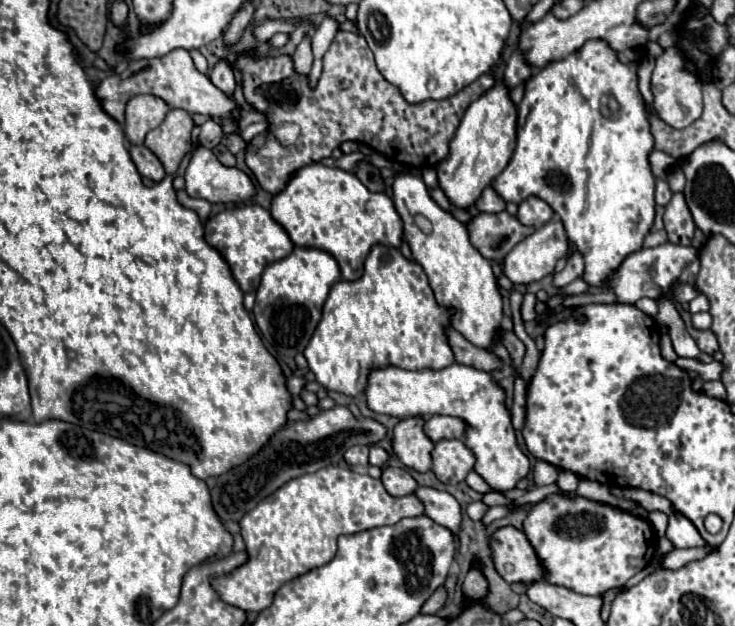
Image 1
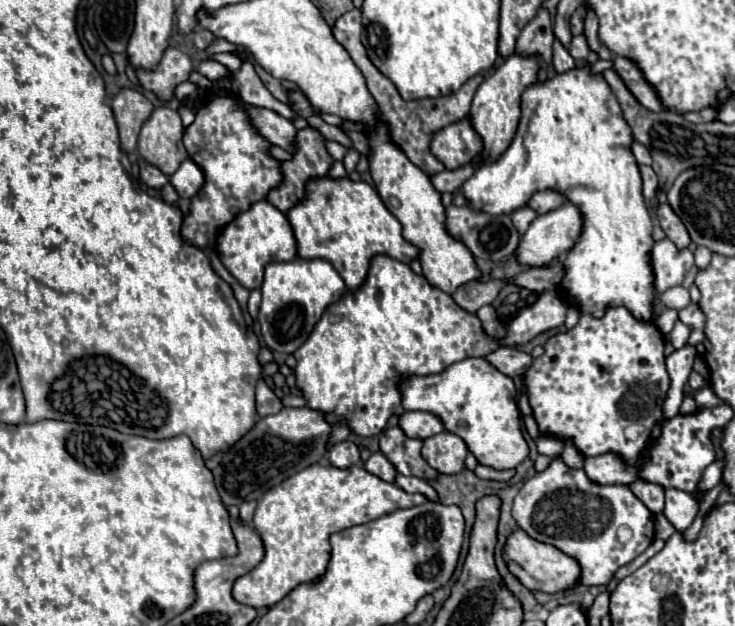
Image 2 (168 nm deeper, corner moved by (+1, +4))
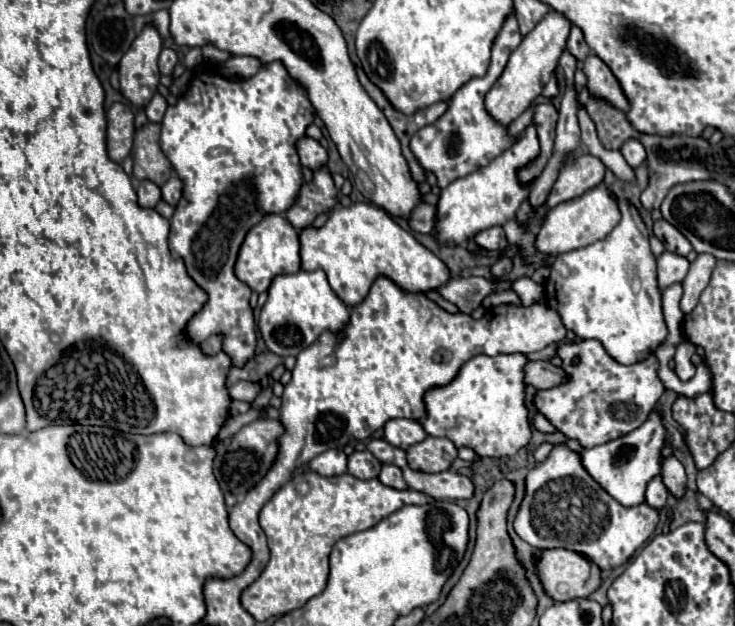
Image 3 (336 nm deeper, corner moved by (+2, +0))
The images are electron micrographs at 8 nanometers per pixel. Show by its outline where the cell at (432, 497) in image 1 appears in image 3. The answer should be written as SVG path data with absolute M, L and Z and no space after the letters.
M383 465L381 469L381 475L379 475L379 481L387 487L393 487L393 489L399 489L399 491L405 491L409 489L407 483L403 481L403 475L401 475L401 469L397 469L395 465Z

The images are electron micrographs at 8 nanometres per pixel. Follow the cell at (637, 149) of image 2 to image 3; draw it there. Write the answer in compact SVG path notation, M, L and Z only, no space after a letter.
M633 139L625 141L625 145L621 147L621 153L623 153L625 161L627 161L631 167L639 167L639 165L643 165L643 161L645 161L645 149L643 149L643 145L641 145L639 141L633 141Z

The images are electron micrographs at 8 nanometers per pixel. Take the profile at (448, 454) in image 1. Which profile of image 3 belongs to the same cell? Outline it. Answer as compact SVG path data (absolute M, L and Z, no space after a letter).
M427 437L407 449L407 461L413 469L425 473L447 471L457 459L457 447L445 437Z

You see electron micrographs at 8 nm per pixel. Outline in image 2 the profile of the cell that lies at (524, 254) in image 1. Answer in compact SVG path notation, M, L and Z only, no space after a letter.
M566 201L562 207L550 211L550 213L544 213L544 215L538 215L528 231L524 233L524 237L520 239L520 245L518 245L518 261L524 263L524 265L530 265L530 267L542 267L546 263L550 263L552 259L556 259L560 253L568 251L574 247L574 243L578 241L582 233L582 215L580 215L580 209Z

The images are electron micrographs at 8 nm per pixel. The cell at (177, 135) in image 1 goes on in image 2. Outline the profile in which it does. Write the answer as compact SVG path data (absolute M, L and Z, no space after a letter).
M168 107L154 109L142 125L138 151L150 165L170 177L188 157L186 149L182 149L182 119L178 111Z

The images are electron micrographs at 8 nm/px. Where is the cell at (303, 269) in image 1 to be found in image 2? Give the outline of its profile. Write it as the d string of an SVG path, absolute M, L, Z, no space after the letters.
M300 259L288 263L270 263L262 283L262 303L258 313L260 333L268 349L280 353L294 353L312 333L328 305L346 293L346 285L338 271L320 259Z

